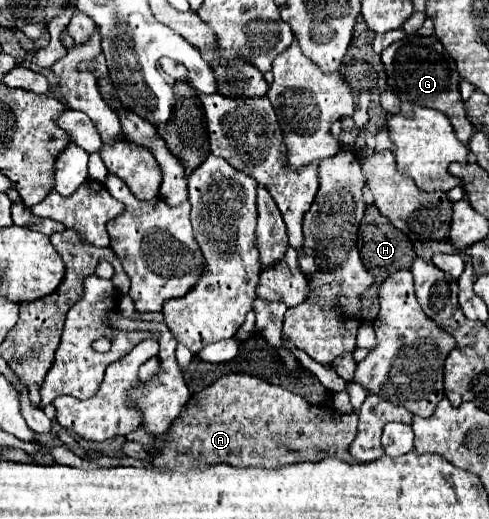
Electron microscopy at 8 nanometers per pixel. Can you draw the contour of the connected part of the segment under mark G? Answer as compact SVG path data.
M407 35L401 41L389 45L381 53L381 61L385 65L387 83L401 101L409 101L409 103L415 103L421 107L431 107L431 109L445 113L457 133L457 139L461 143L469 141L469 137L473 133L473 125L467 121L465 105L463 105L461 93L459 93L461 75L457 71L455 61L451 61L451 57L447 57L445 47L439 43L439 39L435 35L431 35L431 37Z

